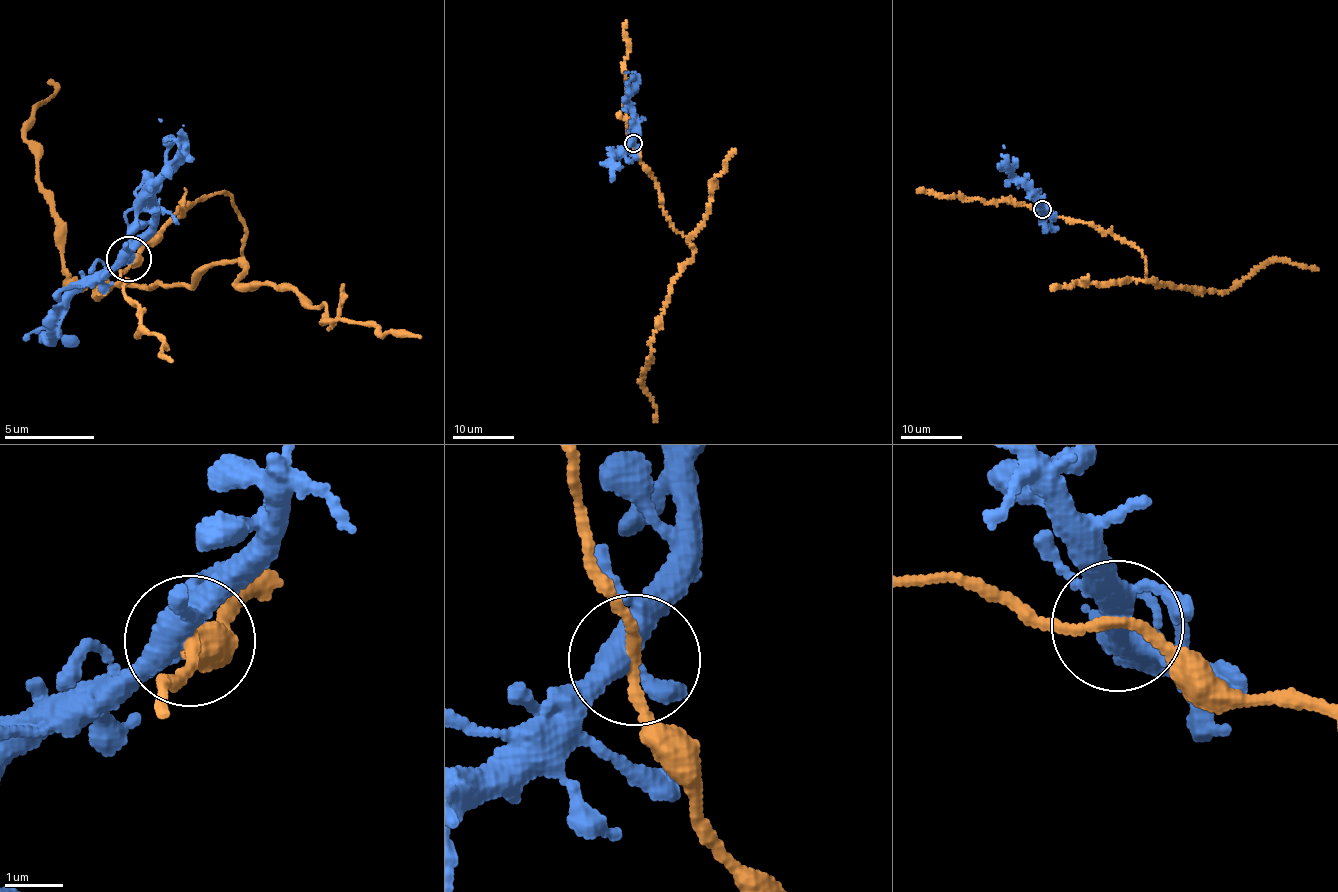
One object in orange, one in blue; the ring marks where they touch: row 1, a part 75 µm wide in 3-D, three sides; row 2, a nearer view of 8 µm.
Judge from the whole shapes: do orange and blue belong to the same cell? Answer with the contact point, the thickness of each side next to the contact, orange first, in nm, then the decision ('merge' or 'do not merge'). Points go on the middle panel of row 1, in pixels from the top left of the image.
place (633, 143); calibres 180 and 360 nm; merge

